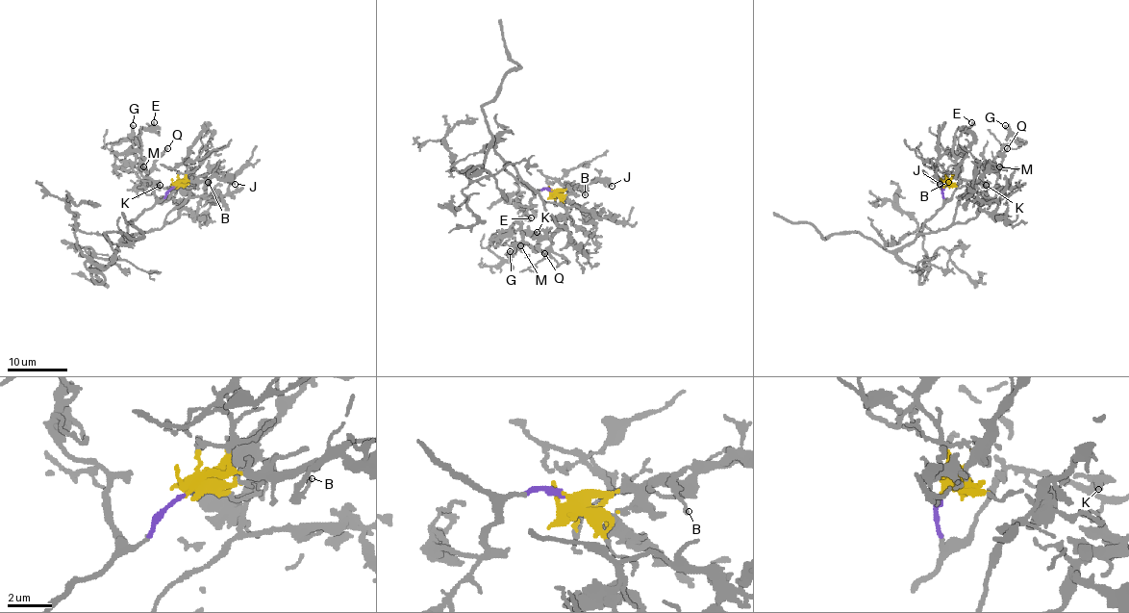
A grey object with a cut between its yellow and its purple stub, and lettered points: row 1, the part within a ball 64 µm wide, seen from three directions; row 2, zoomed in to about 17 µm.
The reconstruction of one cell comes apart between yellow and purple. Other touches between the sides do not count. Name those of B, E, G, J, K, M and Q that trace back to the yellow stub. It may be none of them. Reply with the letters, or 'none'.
B, J

